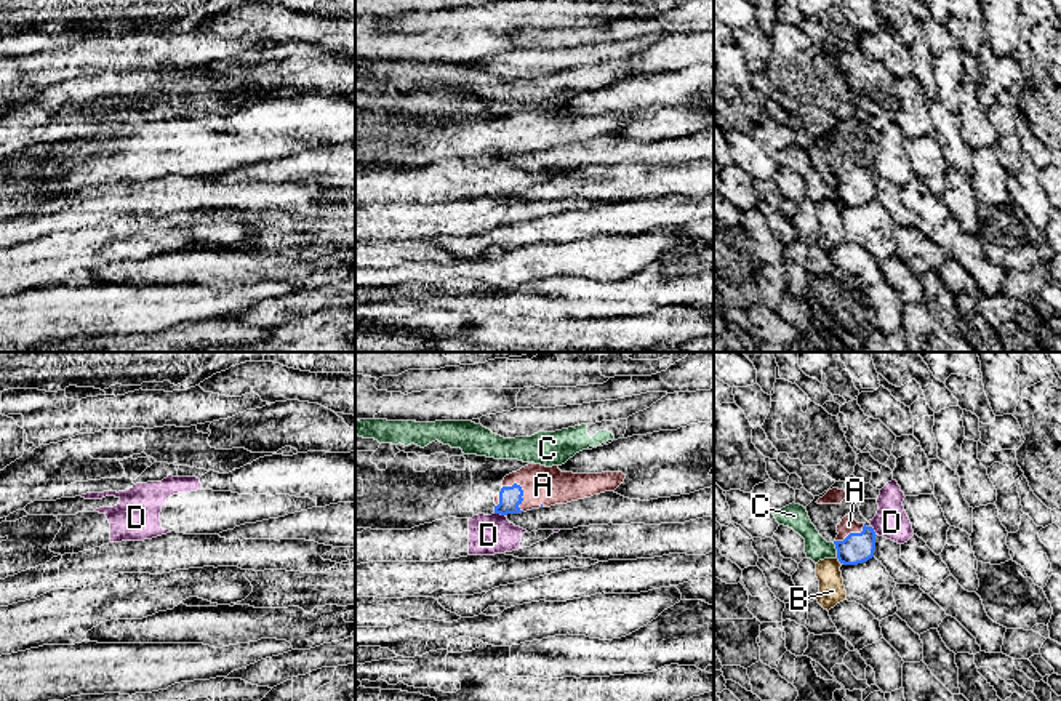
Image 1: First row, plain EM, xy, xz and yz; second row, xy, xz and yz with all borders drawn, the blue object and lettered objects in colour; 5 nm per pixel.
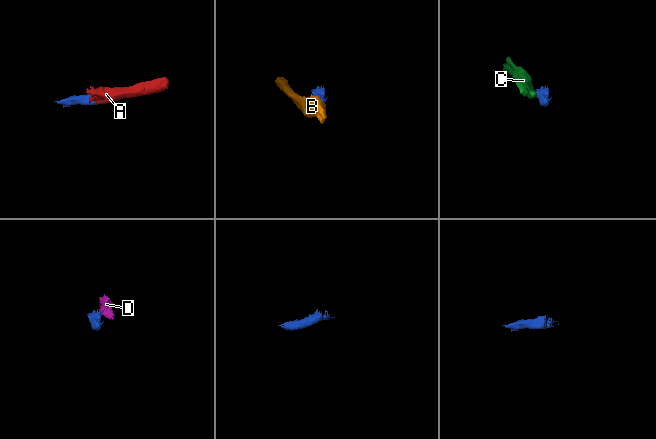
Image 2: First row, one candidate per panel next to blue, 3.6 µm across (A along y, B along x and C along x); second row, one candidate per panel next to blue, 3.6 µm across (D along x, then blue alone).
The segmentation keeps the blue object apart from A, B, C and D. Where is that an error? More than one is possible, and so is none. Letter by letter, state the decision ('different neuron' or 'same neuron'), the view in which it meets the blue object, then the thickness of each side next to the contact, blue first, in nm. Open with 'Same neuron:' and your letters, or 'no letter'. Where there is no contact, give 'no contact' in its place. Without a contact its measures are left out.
Same neuron: A
A: same neuron | xz | 110/190 nm
B: different neuron | yz | 160/130 nm
C: different neuron | yz | 160/120 nm
D: different neuron | xz | 110/200 nm

